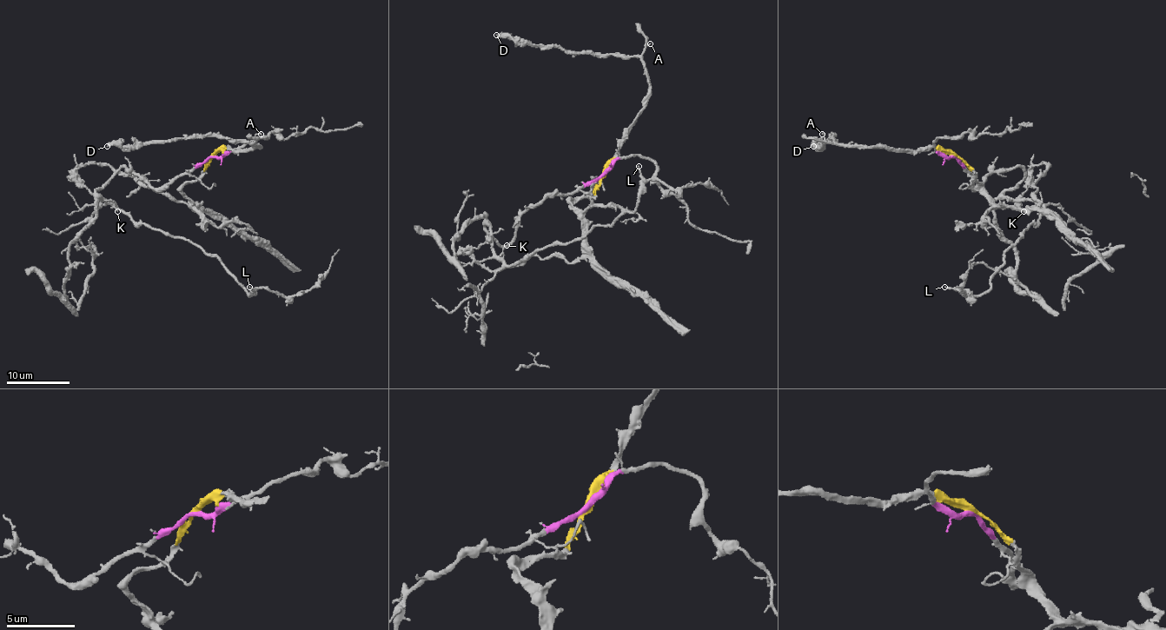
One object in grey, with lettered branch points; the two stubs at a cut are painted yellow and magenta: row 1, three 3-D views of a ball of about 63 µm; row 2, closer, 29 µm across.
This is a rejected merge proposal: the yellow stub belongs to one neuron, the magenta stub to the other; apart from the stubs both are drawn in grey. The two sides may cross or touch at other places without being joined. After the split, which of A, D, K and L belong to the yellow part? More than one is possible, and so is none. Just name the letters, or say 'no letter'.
A, D

